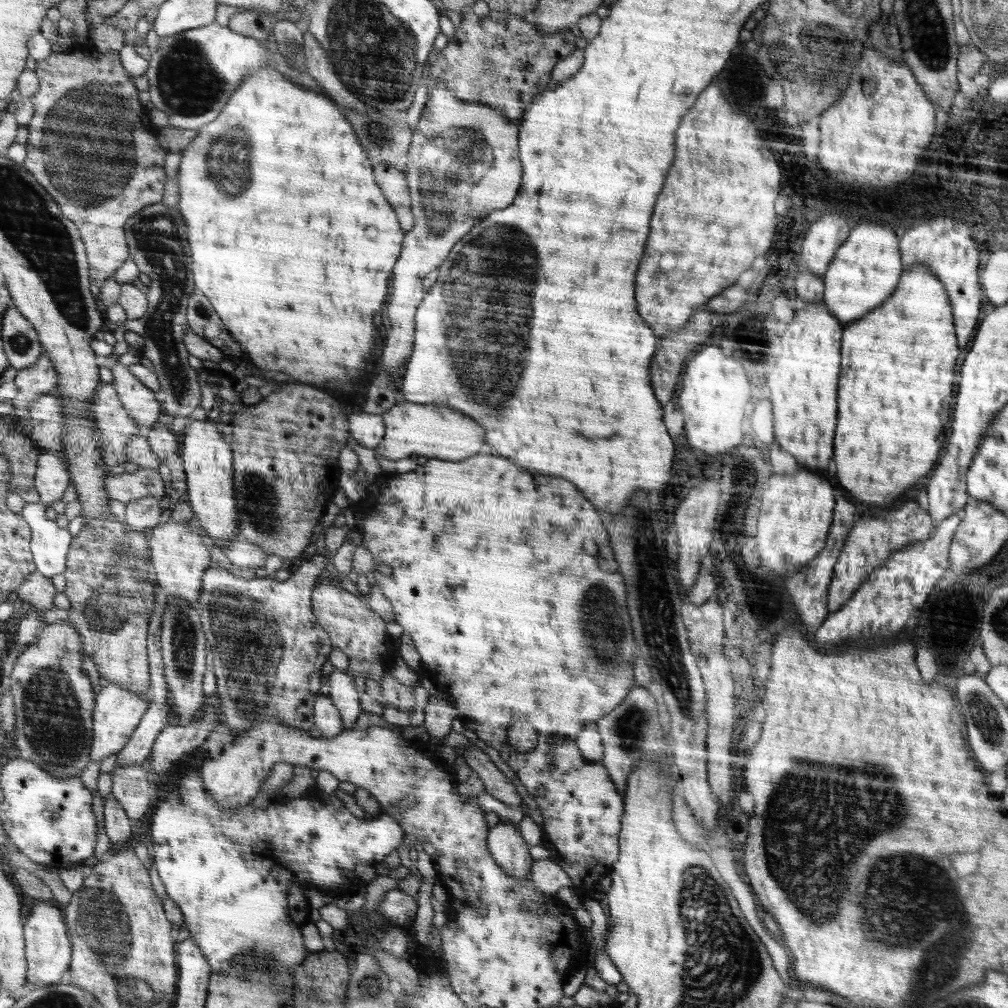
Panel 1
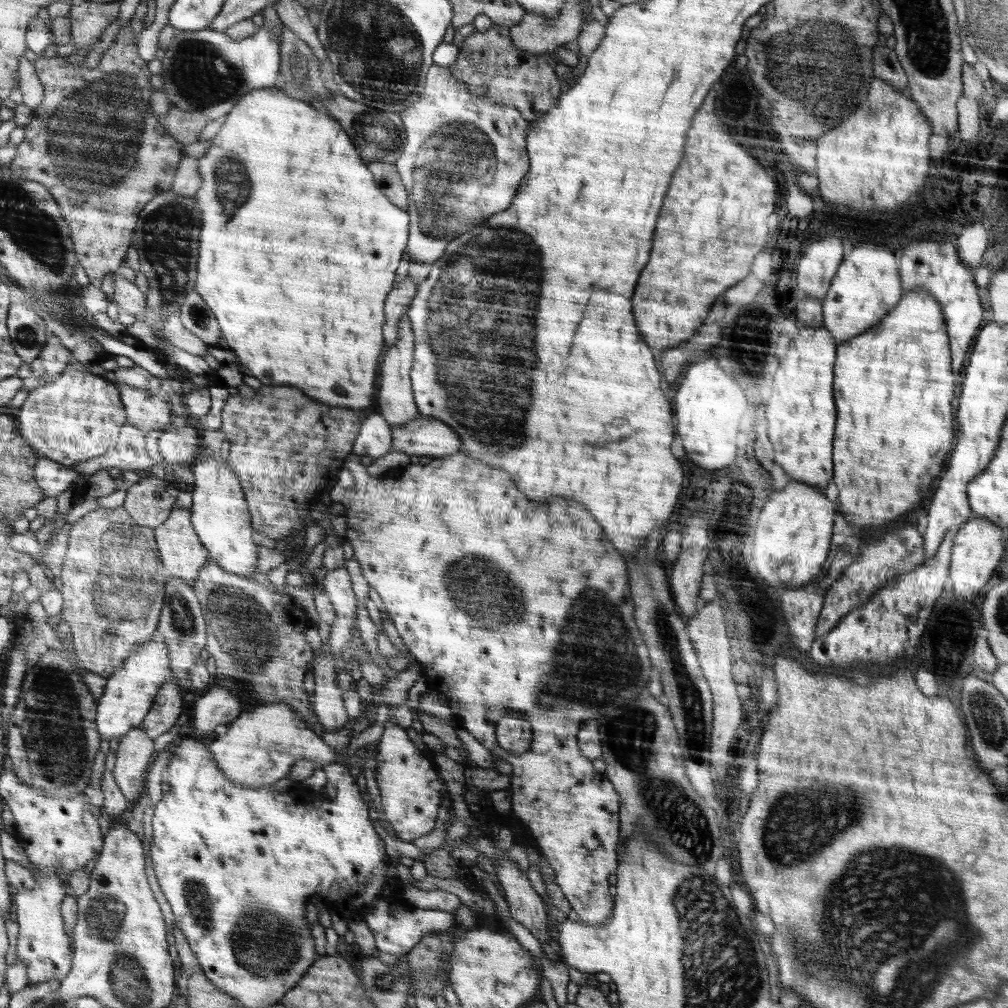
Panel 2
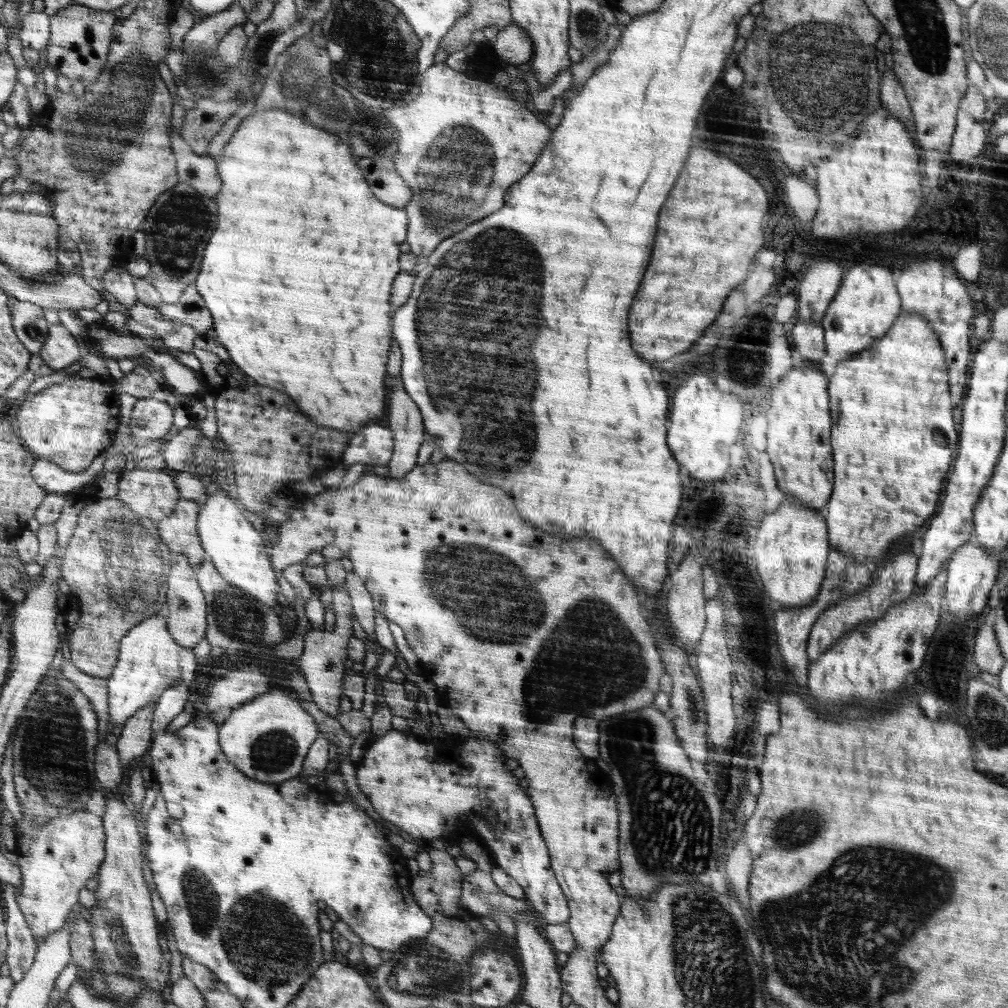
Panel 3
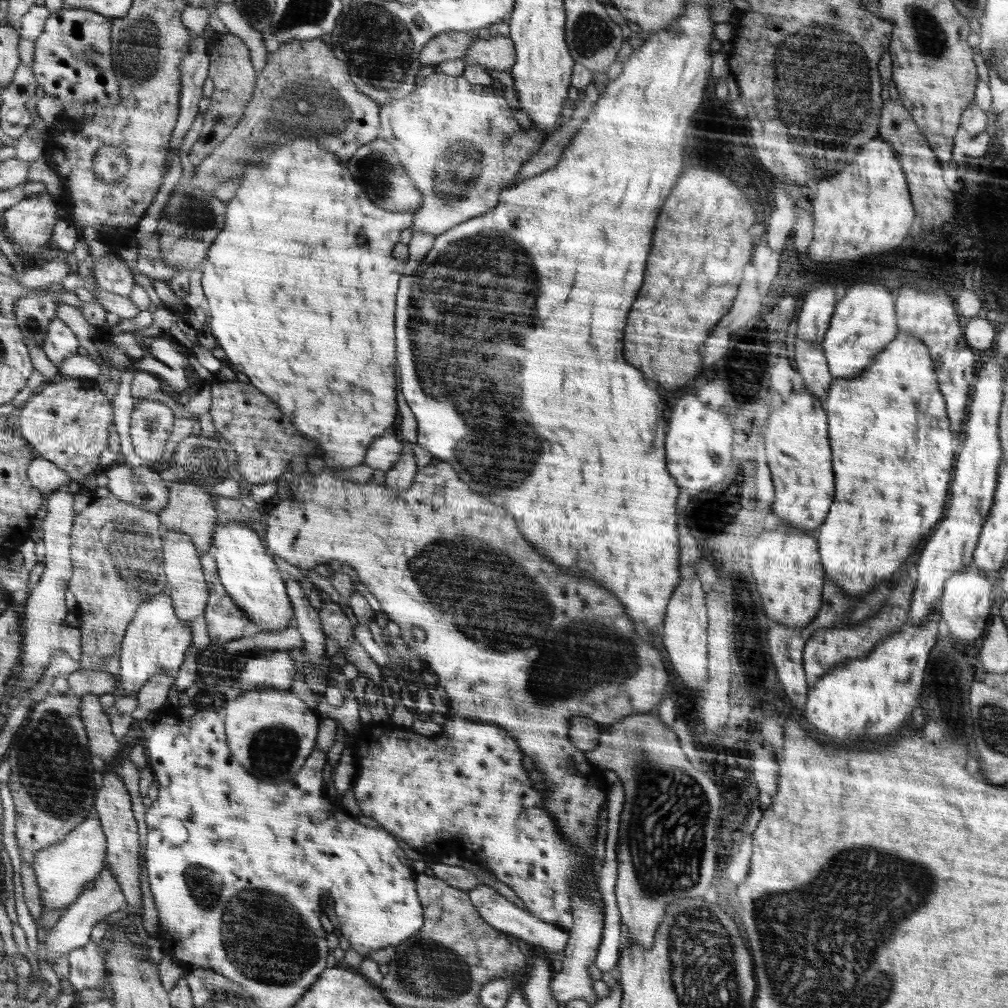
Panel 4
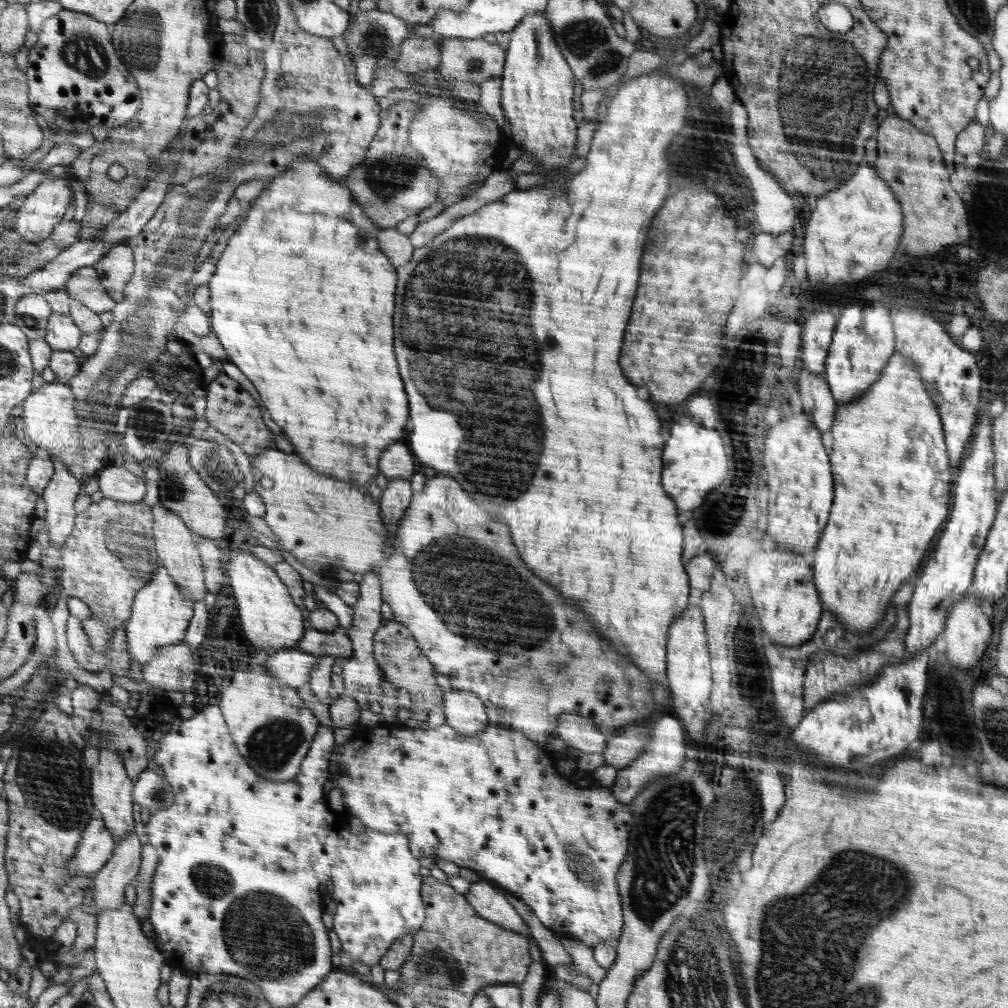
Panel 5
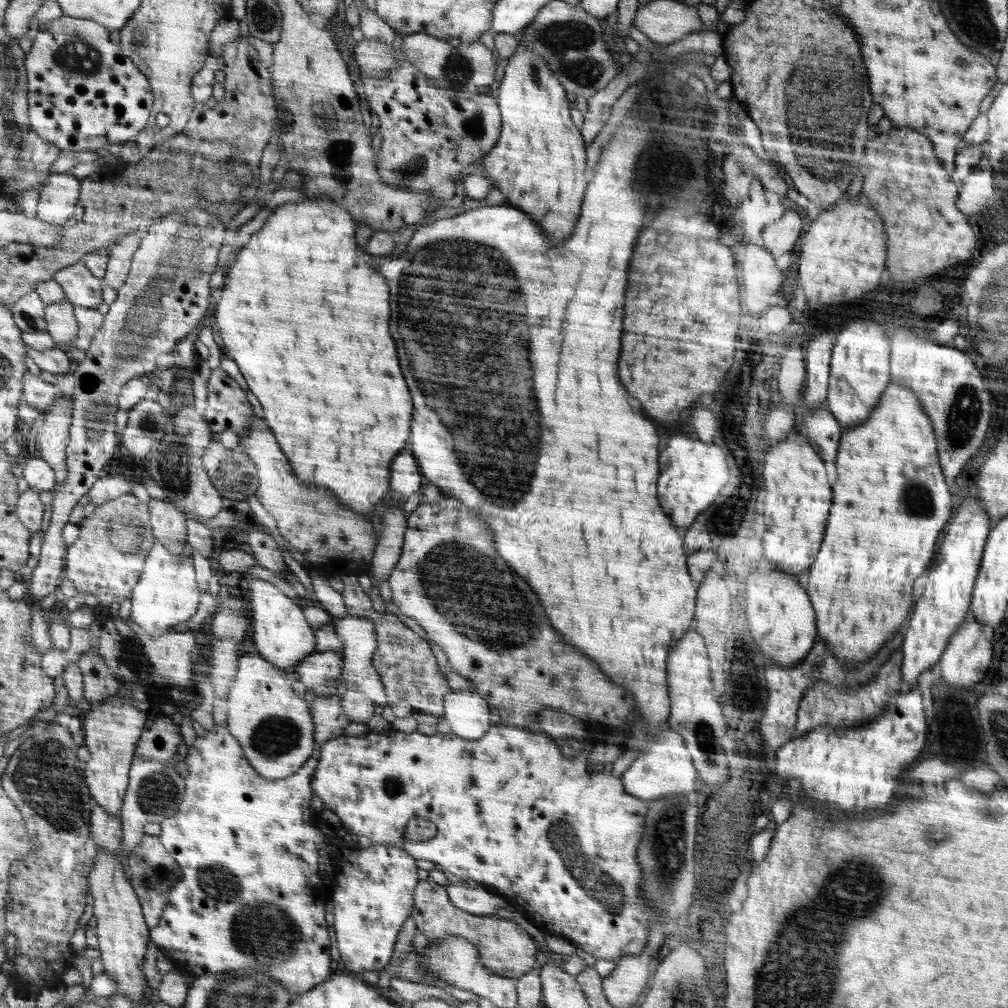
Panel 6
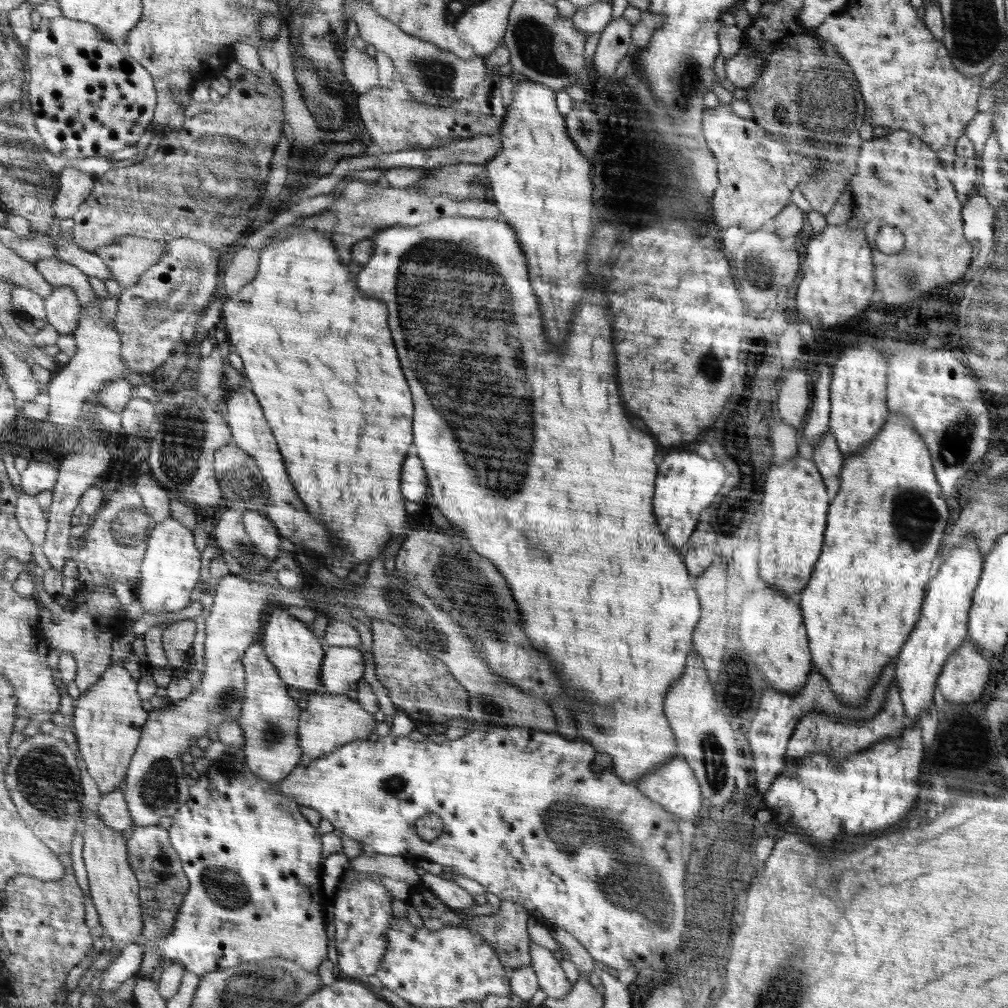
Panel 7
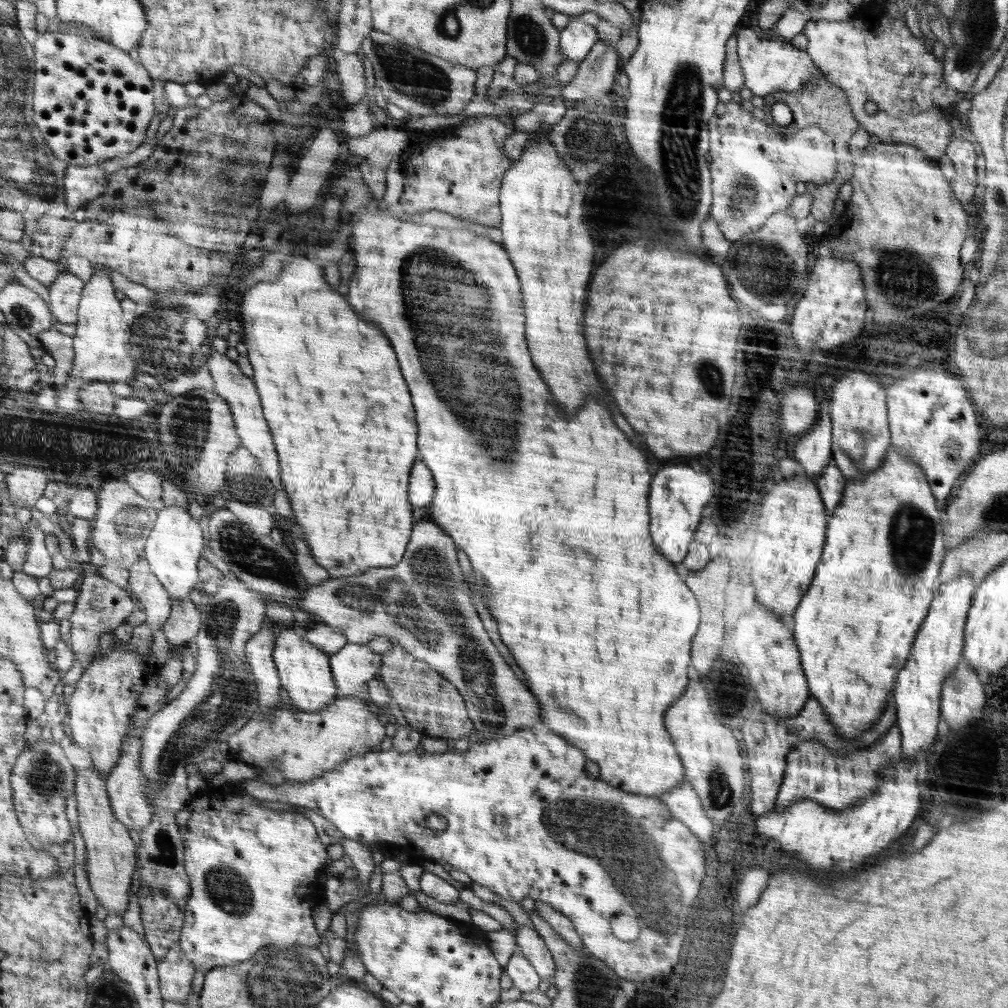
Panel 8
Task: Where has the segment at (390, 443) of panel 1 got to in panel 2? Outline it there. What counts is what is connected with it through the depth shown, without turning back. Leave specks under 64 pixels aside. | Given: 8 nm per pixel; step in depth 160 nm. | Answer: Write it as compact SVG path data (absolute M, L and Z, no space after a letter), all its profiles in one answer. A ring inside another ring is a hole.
M419 414L404 426L391 426L392 451L408 456L445 457L460 453L456 432L431 416Z

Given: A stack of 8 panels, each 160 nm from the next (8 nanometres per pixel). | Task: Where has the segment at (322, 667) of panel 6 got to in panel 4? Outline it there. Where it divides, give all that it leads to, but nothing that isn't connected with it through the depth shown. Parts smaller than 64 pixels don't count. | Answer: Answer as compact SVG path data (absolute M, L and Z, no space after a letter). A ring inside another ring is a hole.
M268 651L252 658L240 672L240 690L290 689L296 665L289 651Z

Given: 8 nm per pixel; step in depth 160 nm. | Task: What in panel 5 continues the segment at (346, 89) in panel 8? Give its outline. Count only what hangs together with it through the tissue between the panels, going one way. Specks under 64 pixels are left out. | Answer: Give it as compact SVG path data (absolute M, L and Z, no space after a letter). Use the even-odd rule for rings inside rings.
M436 34L428 38L410 37L399 46L401 53L395 60L395 69L407 73L438 69L442 50L442 46L439 46L440 41L441 37Z

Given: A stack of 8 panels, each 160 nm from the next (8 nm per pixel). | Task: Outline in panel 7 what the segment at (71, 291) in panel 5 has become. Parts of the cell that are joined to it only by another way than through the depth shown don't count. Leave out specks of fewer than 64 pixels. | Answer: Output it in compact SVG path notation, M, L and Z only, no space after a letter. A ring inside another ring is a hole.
M56 257L36 261L34 266L50 285L72 288L82 306L98 298L89 283L90 276L76 266Z

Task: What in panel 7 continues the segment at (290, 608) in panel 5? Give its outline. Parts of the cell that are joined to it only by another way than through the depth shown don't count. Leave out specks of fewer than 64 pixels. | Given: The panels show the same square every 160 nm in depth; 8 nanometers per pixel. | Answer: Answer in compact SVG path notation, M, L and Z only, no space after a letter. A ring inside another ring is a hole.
M273 606L273 609L269 611L262 644L267 657L278 668L279 674L282 675L283 681L288 683L288 686L300 690L304 697L323 691L319 678L325 657L322 644L286 607Z

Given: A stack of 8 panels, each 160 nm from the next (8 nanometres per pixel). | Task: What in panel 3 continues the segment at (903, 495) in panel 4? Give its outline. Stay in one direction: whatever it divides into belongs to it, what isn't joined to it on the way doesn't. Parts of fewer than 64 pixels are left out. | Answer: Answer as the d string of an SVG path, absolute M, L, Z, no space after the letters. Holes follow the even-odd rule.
M901 311L890 330L870 348L872 346L874 350L864 350L862 354L840 362L831 374L831 414L836 414L836 430L832 430L834 492L826 516L831 548L858 562L870 562L870 566L882 563L890 546L914 534L912 530L918 530L937 512L942 480L952 471L952 451L958 446L959 439L952 413L954 406L950 402L944 351L927 319Z

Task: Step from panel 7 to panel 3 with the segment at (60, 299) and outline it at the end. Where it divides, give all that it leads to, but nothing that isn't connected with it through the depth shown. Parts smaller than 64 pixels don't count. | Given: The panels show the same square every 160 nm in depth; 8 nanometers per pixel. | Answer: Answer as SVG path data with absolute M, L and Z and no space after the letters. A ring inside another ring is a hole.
M59 323L50 326L50 336L39 354L46 365L57 372L80 360L83 351L70 331Z

